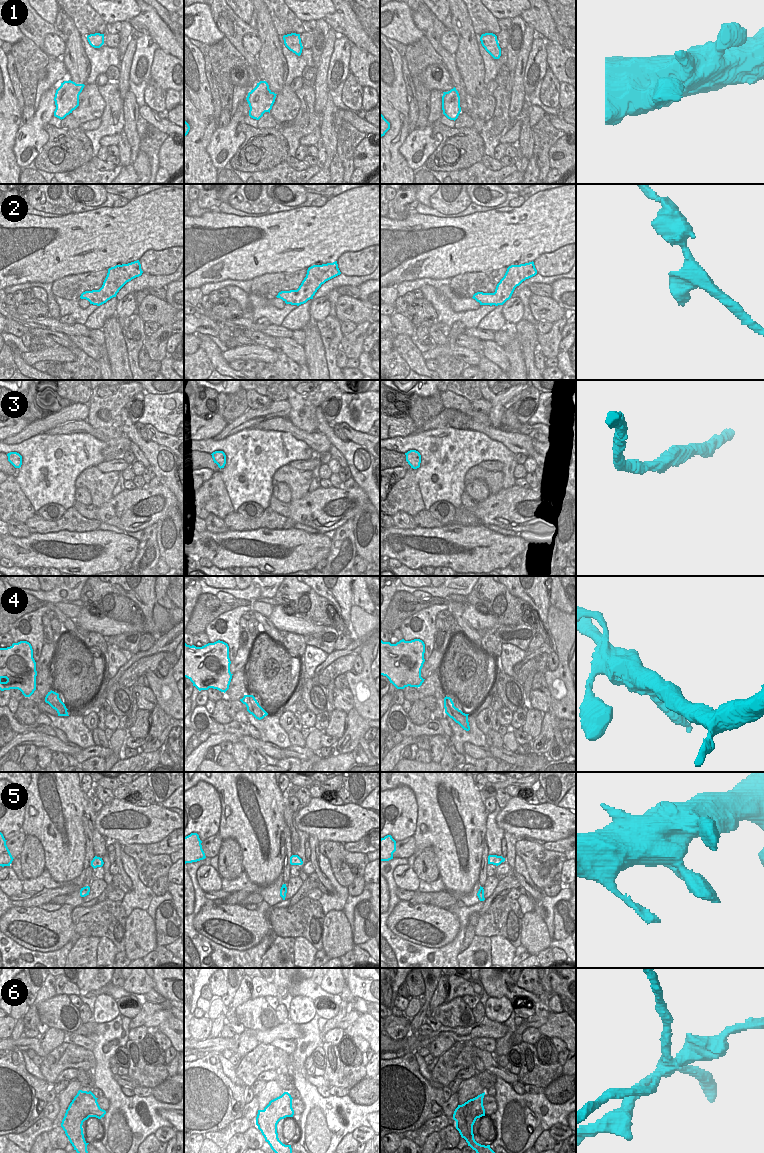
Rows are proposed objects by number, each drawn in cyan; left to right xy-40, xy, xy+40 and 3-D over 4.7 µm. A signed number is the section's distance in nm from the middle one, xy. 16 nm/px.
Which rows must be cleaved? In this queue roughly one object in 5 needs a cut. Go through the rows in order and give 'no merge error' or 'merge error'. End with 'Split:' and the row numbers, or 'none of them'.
1: no merge error
2: no merge error
3: no merge error
4: no merge error
5: no merge error
6: merge error
Split: 6

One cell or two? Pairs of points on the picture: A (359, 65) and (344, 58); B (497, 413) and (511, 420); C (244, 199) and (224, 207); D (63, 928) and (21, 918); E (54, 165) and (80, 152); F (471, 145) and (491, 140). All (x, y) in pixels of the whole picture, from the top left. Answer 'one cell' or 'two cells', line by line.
A: two cells
B: two cells
C: two cells
D: one cell
E: one cell
F: two cells

